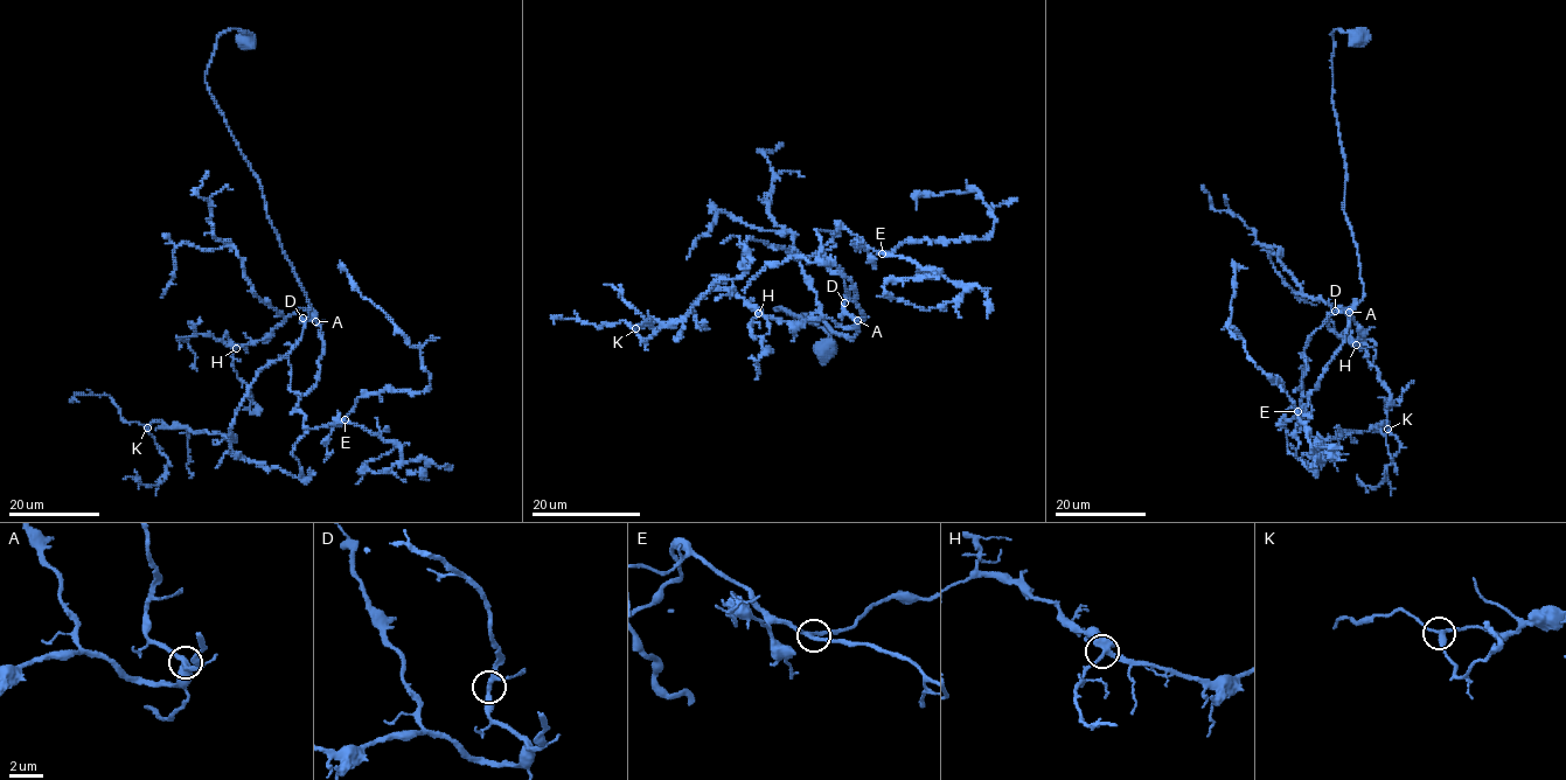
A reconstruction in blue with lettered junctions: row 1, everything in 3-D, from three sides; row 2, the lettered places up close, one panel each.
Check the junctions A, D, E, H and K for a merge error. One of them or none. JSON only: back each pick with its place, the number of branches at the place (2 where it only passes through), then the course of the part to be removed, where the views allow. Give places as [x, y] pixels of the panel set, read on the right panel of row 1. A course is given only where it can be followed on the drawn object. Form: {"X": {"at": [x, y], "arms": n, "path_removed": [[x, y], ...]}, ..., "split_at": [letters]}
{"split_at": []}

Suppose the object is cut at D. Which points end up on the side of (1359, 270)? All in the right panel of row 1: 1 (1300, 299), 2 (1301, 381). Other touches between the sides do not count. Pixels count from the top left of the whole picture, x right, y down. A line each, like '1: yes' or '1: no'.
1: yes
2: no

